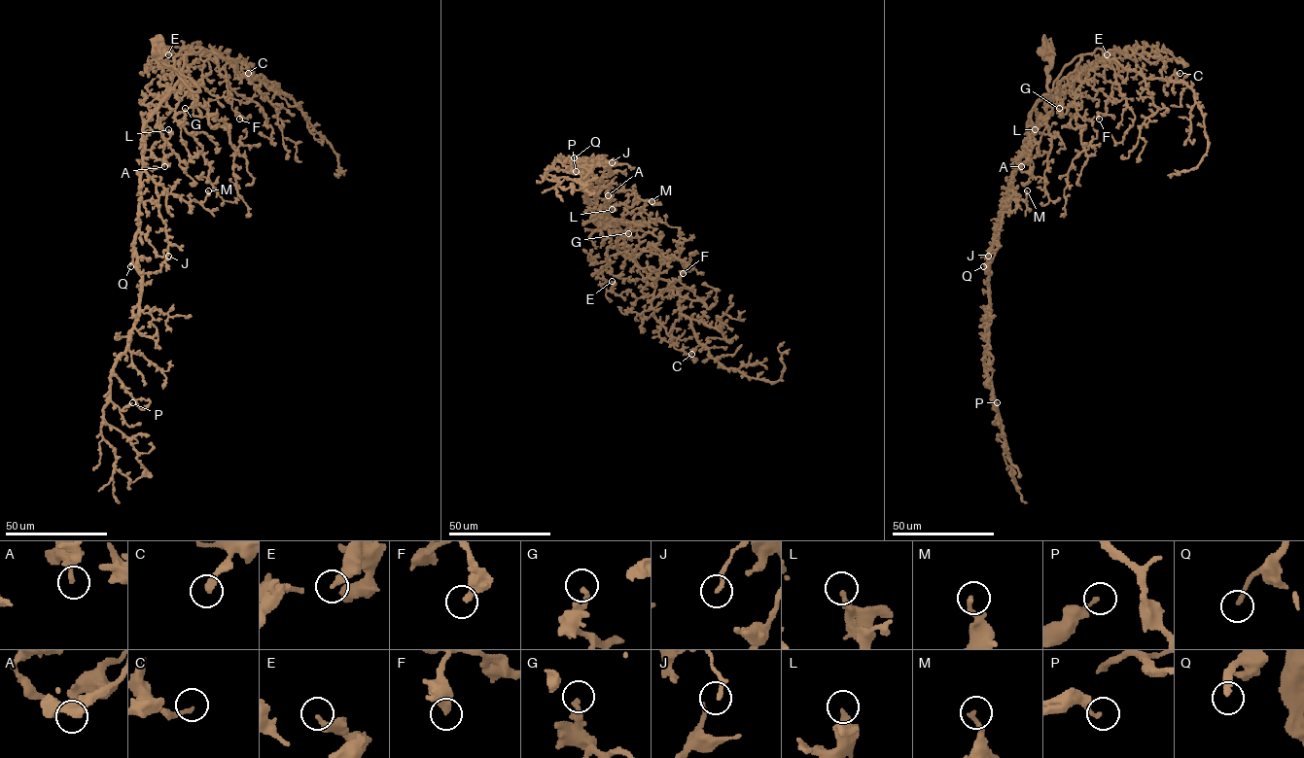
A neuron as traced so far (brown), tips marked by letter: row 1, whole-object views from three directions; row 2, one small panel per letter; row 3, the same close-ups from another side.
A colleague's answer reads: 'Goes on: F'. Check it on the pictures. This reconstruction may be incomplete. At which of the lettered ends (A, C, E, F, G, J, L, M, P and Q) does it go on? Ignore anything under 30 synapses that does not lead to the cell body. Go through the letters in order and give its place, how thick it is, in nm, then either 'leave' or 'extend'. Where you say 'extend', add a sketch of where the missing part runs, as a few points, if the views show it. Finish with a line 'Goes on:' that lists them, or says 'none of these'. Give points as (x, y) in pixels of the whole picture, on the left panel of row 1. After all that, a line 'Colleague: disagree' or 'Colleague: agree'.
A: at (164, 166); 240 nm thick; leave
C: at (248, 73); 200 nm thick; leave
E: at (168, 54); 280 nm thick; leave
F: at (239, 119); 400 nm thick; leave
G: at (185, 108); 220 nm thick; leave
J: at (168, 256); 170 nm thick; leave
L: at (168, 129); 280 nm thick; leave
M: at (208, 190); 200 nm thick; leave
P: at (132, 402); 180 nm thick; leave
Q: at (130, 266); 240 nm thick; extend; missing branch runs (130, 266), (126, 269), (127, 283), (123, 294), (125, 299)
Goes on: Q
Colleague: disagree

